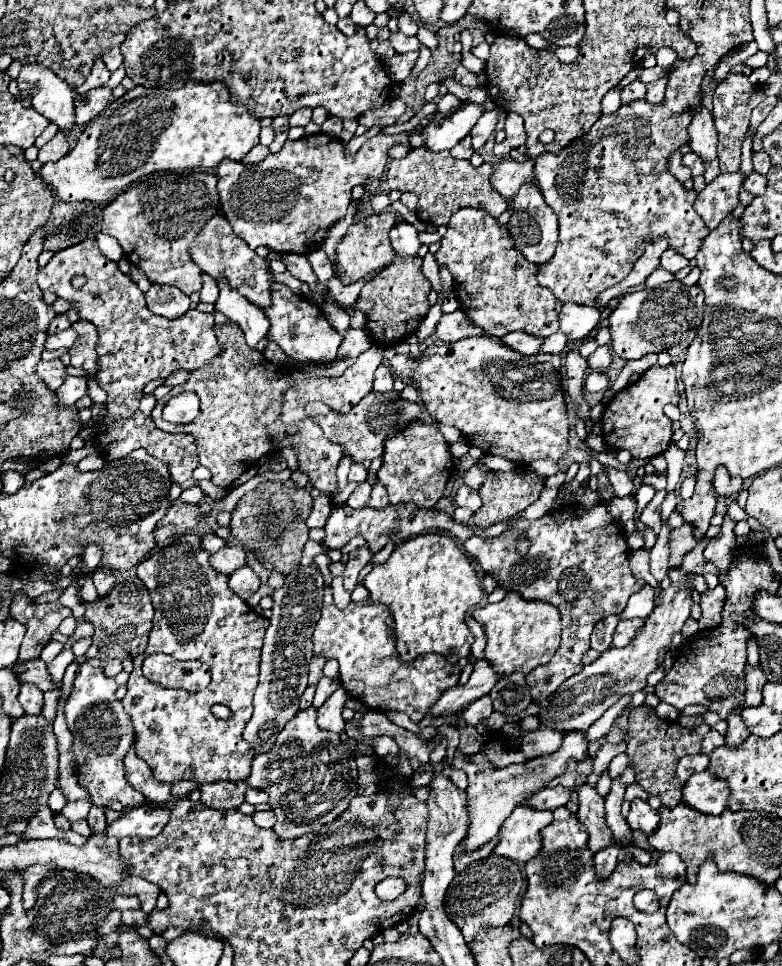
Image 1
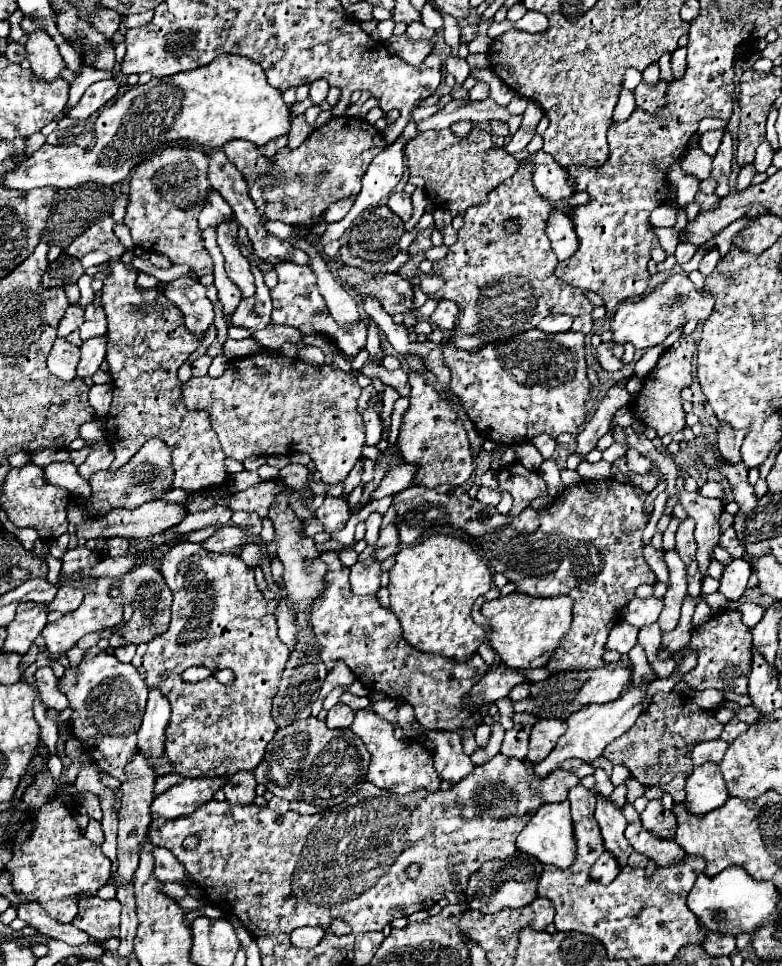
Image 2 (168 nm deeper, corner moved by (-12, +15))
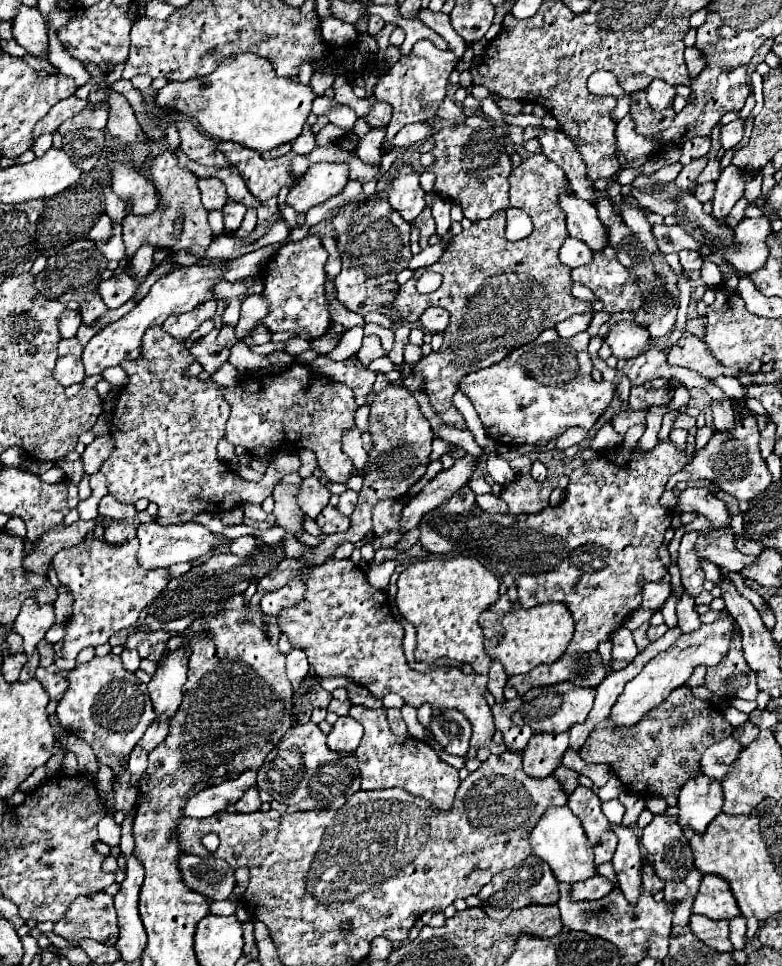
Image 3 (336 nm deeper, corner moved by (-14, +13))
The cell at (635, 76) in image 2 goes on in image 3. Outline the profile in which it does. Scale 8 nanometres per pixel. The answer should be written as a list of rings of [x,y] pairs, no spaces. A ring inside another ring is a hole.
[[[626,94],[624,97],[618,98],[617,105],[612,111],[612,117],[615,121],[623,119],[630,109],[630,97]]]

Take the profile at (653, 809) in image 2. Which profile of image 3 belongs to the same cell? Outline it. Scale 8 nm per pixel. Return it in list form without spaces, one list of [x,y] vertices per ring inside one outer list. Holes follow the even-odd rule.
[[[655,815],[643,829],[641,843],[645,847],[645,859],[653,865],[661,881],[683,881],[695,869],[689,841],[675,823],[675,817]]]

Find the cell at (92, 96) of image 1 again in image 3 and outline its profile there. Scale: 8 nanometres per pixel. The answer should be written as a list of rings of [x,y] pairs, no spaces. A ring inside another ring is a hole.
[[[99,107],[99,109],[87,109],[87,111],[77,113],[75,117],[67,119],[65,123],[61,123],[57,131],[61,135],[67,135],[67,133],[79,131],[79,129],[105,129],[107,119],[109,119],[109,113],[103,107]]]

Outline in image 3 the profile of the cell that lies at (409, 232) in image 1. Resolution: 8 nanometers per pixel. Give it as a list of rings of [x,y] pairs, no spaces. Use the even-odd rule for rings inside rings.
[[[403,165],[395,171],[387,199],[407,221],[413,221],[425,209],[425,191],[419,185],[419,171],[413,165]]]

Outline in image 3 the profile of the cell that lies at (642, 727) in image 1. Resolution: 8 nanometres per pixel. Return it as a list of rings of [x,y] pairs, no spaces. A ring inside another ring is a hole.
[[[679,687],[631,729],[613,731],[607,721],[595,725],[591,731],[591,763],[611,765],[619,781],[637,795],[679,795],[689,779],[701,775],[699,761],[703,751],[733,731],[723,713],[716,709],[716,714],[716,723],[721,721],[721,729],[709,729],[715,707],[709,701],[696,699],[689,687]]]

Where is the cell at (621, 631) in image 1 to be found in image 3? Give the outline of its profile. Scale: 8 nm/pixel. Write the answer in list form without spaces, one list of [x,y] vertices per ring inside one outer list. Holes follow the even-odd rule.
[[[665,581],[647,583],[643,587],[643,603],[641,603],[641,607],[657,611],[665,603],[665,599],[669,597],[669,593],[671,593],[671,587]]]

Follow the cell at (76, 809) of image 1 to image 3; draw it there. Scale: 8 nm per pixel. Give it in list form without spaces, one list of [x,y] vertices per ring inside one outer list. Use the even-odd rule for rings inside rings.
[[[101,819],[99,821],[99,837],[103,843],[107,843],[109,847],[117,847],[121,841],[121,827],[111,819]]]

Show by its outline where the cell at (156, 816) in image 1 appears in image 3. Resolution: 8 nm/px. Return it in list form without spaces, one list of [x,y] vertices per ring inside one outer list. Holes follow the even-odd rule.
[[[245,771],[233,781],[201,791],[201,795],[195,795],[187,801],[187,805],[183,807],[183,815],[193,819],[205,819],[215,813],[221,813],[229,805],[235,805],[251,787],[257,787],[257,771]]]

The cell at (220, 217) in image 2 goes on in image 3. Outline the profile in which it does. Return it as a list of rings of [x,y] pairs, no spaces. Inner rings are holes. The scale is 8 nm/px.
[[[199,179],[199,191],[205,209],[221,209],[223,203],[227,201],[225,185],[219,179]]]

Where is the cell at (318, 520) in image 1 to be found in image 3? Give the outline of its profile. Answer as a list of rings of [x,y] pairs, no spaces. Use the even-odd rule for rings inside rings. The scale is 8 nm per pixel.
[[[327,505],[317,517],[315,523],[319,525],[321,533],[343,533],[349,529],[349,519],[345,515],[339,515],[339,511],[333,505]]]

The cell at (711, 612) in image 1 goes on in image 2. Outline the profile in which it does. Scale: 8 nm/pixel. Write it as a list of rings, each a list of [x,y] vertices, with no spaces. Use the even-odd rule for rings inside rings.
[[[733,559],[727,567],[725,573],[721,577],[721,587],[719,593],[725,595],[729,601],[737,601],[745,587],[747,587],[747,579],[751,575],[751,567],[745,559]]]

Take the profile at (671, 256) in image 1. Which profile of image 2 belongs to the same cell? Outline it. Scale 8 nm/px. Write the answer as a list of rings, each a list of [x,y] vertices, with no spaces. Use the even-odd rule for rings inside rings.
[[[679,243],[677,249],[675,249],[675,259],[677,259],[677,263],[681,265],[681,263],[689,261],[689,259],[695,255],[695,251],[697,251],[695,245],[691,245],[691,243]]]

